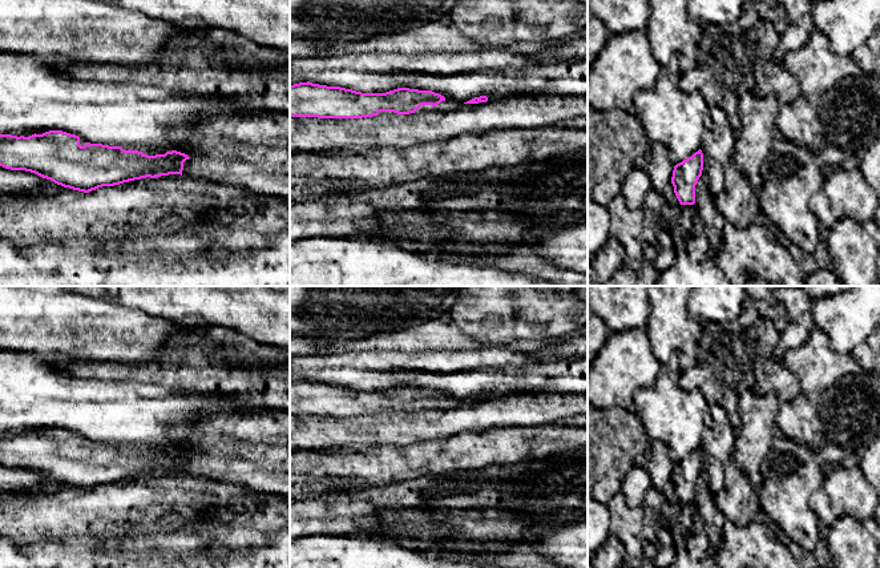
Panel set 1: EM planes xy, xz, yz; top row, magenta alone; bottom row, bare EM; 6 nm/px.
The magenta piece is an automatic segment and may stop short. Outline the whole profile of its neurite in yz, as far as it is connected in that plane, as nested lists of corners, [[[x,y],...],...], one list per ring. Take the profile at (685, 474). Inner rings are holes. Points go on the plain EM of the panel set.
[[[701,447],[674,464],[671,482],[681,503],[695,501],[695,483],[702,474],[702,468],[703,451]]]

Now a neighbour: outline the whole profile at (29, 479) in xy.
[[[0,464],[0,495],[24,494],[55,480],[25,468],[11,468]]]

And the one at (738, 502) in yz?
[[[732,459],[724,464],[724,486],[715,495],[715,504],[727,520],[739,527],[762,515],[758,492]]]

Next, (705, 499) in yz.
[[[701,474],[695,483],[695,505],[705,521],[705,533],[710,541],[710,548],[716,551],[722,541],[724,515],[715,504],[715,495],[711,492],[707,478]]]

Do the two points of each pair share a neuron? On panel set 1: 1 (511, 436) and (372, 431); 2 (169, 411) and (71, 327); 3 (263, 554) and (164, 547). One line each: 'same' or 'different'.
1: different
2: different
3: same

